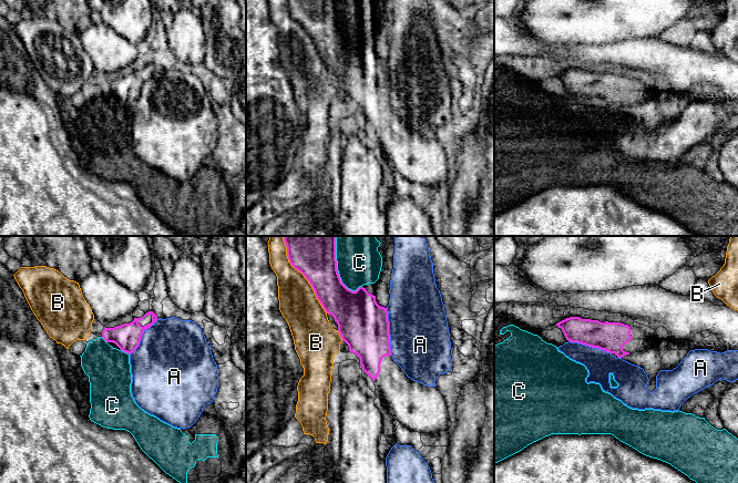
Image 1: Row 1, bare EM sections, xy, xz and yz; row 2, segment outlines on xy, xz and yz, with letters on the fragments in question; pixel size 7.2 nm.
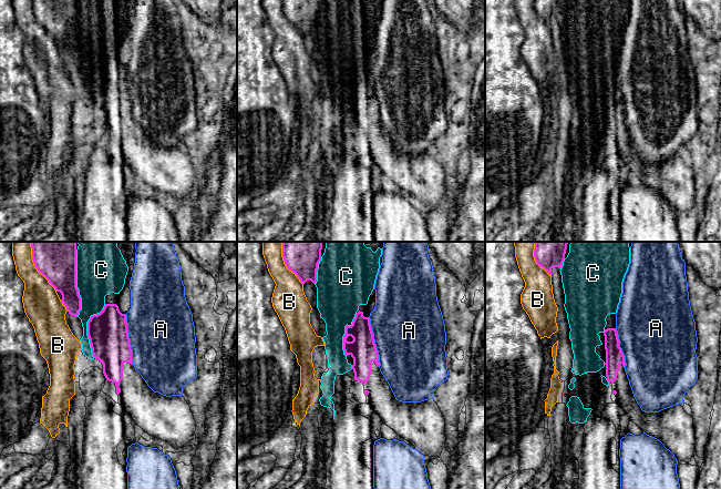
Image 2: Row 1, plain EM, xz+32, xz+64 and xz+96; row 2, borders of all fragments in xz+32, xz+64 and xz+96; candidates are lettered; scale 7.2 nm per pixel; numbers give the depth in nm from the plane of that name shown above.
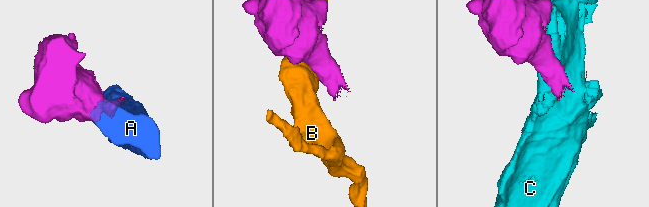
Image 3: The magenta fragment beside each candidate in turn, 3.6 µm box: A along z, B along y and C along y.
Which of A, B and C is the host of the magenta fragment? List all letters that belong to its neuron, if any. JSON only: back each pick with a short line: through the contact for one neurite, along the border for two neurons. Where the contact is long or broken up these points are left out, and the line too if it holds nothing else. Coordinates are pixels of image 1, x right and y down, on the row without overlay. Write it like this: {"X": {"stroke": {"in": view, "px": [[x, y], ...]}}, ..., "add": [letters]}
{"add": []}

